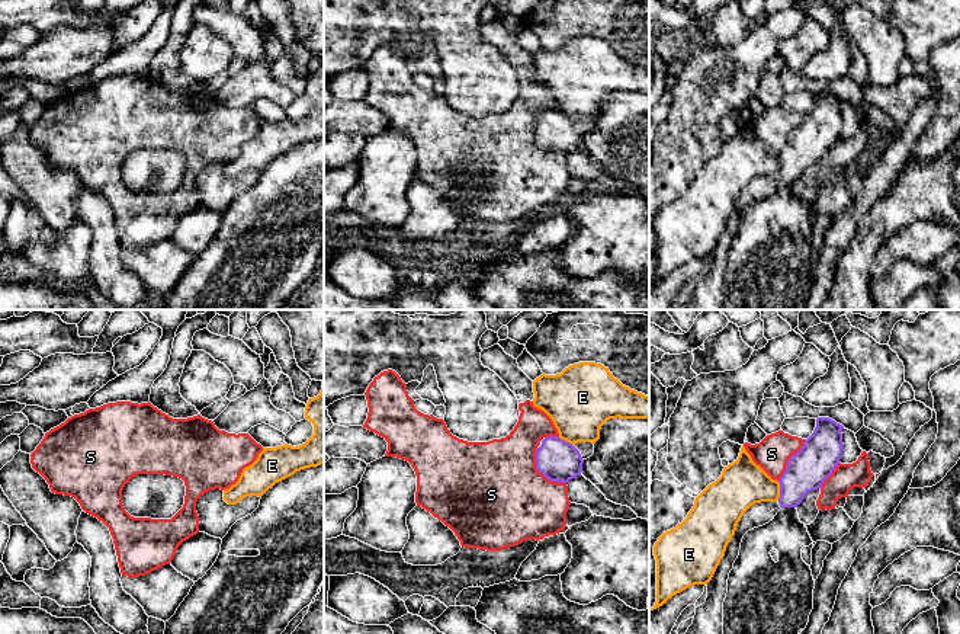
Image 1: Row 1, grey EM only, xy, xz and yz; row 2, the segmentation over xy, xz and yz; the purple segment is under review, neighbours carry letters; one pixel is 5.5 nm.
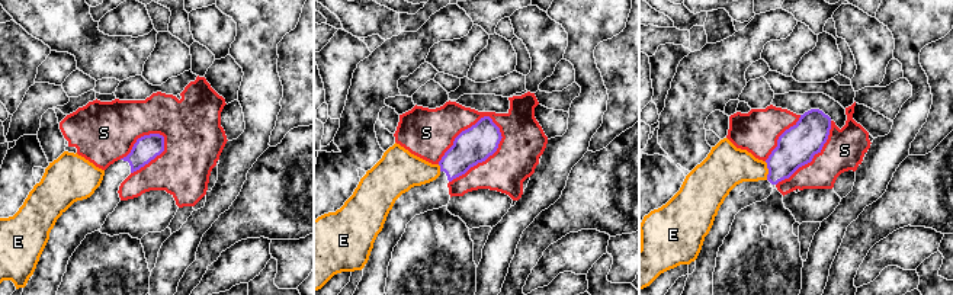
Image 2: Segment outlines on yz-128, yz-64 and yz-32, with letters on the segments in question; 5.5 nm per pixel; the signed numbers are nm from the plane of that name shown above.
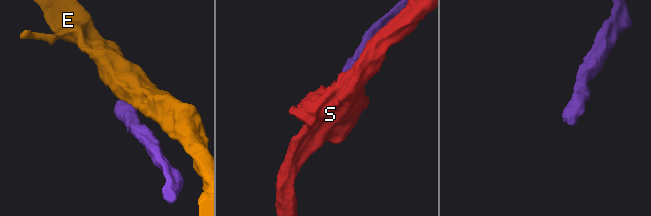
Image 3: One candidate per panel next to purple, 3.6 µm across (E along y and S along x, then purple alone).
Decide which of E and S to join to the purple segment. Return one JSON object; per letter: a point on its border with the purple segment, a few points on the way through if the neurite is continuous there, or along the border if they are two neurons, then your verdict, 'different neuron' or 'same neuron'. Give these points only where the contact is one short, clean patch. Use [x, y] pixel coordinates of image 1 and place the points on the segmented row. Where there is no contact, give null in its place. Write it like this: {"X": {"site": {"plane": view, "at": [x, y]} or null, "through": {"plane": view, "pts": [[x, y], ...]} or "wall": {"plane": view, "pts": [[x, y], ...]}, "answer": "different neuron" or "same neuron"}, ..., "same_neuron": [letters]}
{"E": {"site": {"plane": "yz", "at": [780, 492]}, "wall": {"plane": "yz", "pts": [[777, 482], [779, 500]]}, "answer": "different neuron"}, "S": {"site": {"plane": "xz", "at": [540, 471]}, "answer": "different neuron"}, "same_neuron": []}

